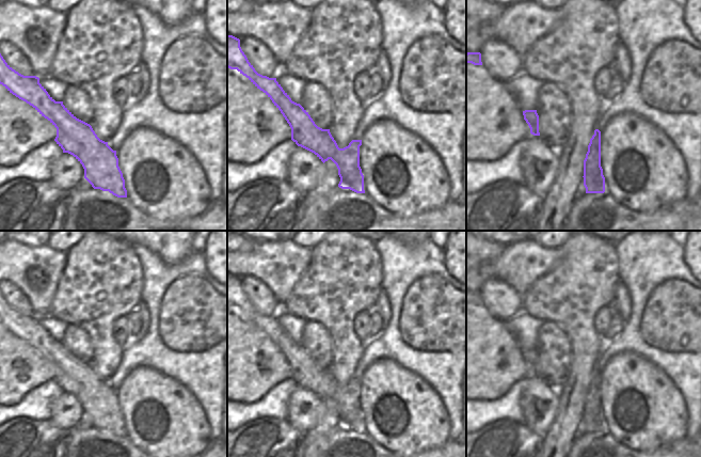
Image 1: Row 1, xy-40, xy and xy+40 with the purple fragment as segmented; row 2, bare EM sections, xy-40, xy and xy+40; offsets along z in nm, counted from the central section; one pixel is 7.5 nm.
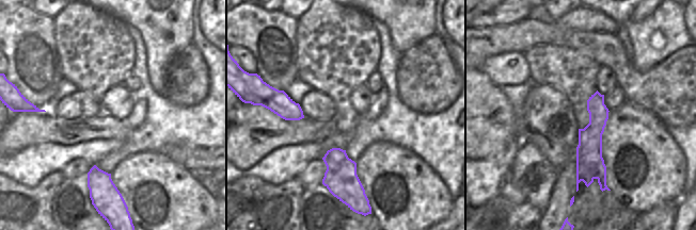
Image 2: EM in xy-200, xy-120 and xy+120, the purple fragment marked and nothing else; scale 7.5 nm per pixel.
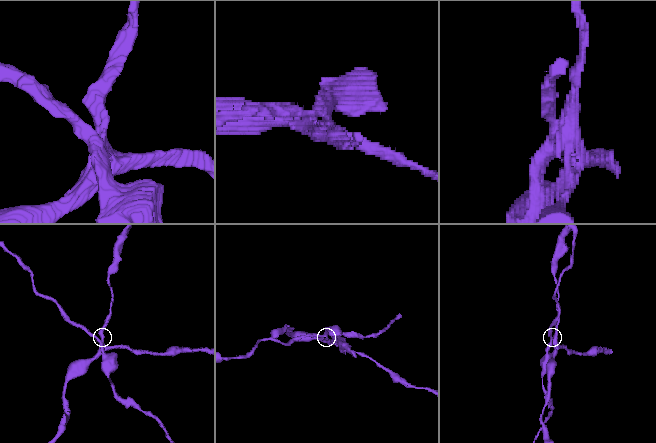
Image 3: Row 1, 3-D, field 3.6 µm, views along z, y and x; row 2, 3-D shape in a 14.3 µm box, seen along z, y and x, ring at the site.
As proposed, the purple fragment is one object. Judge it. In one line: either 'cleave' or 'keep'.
cleave

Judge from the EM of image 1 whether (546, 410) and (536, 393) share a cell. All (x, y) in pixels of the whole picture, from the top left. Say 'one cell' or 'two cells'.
one cell

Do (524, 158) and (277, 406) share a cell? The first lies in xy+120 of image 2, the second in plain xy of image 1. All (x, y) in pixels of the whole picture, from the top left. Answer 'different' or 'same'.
different

